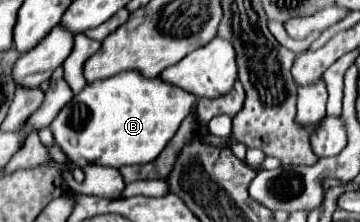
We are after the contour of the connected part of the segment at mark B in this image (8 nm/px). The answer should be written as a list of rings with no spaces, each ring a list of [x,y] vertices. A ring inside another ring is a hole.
[[[124,72],[112,80],[84,86],[58,112],[50,128],[54,142],[62,148],[74,166],[102,164],[122,168],[122,162],[148,164],[158,158],[166,144],[174,138],[180,122],[192,110],[196,96],[168,82],[144,80],[138,72]]]

